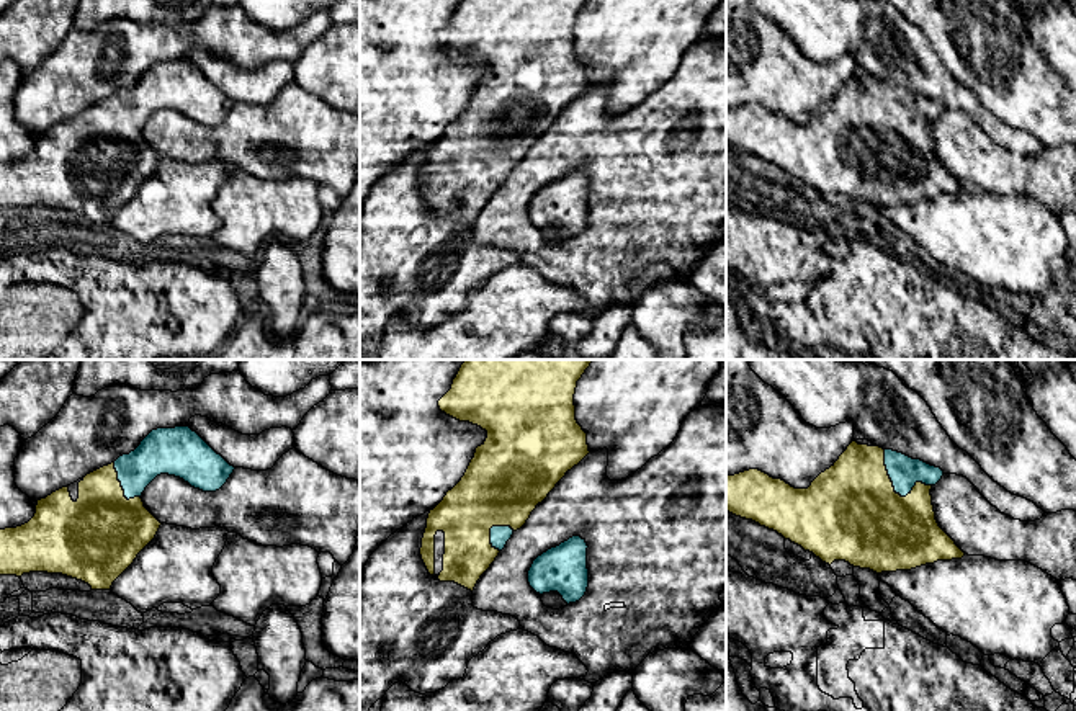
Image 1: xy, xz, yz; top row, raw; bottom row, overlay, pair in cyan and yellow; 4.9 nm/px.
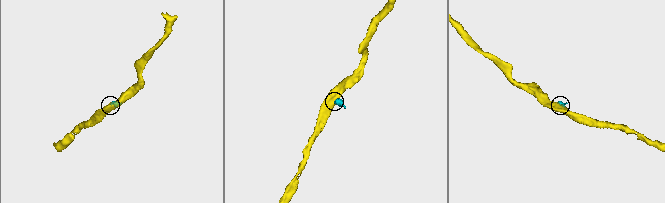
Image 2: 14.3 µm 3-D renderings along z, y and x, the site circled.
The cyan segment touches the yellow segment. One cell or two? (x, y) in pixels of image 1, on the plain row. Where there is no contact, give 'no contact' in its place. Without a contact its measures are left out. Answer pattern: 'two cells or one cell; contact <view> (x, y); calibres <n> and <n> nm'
one cell; contact yz (895, 123); calibres 150 and 480 nm

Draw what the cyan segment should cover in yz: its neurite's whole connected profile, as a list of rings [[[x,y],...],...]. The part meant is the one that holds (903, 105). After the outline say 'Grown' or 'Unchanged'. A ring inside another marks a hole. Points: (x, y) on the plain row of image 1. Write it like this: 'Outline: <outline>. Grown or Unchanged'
Outline: [[[852,75],[808,123],[795,123],[759,103],[726,110],[726,144],[777,165],[826,198],[845,195],[876,208],[911,204],[965,186],[939,160],[930,123],[944,105],[893,83]]]. Grown

